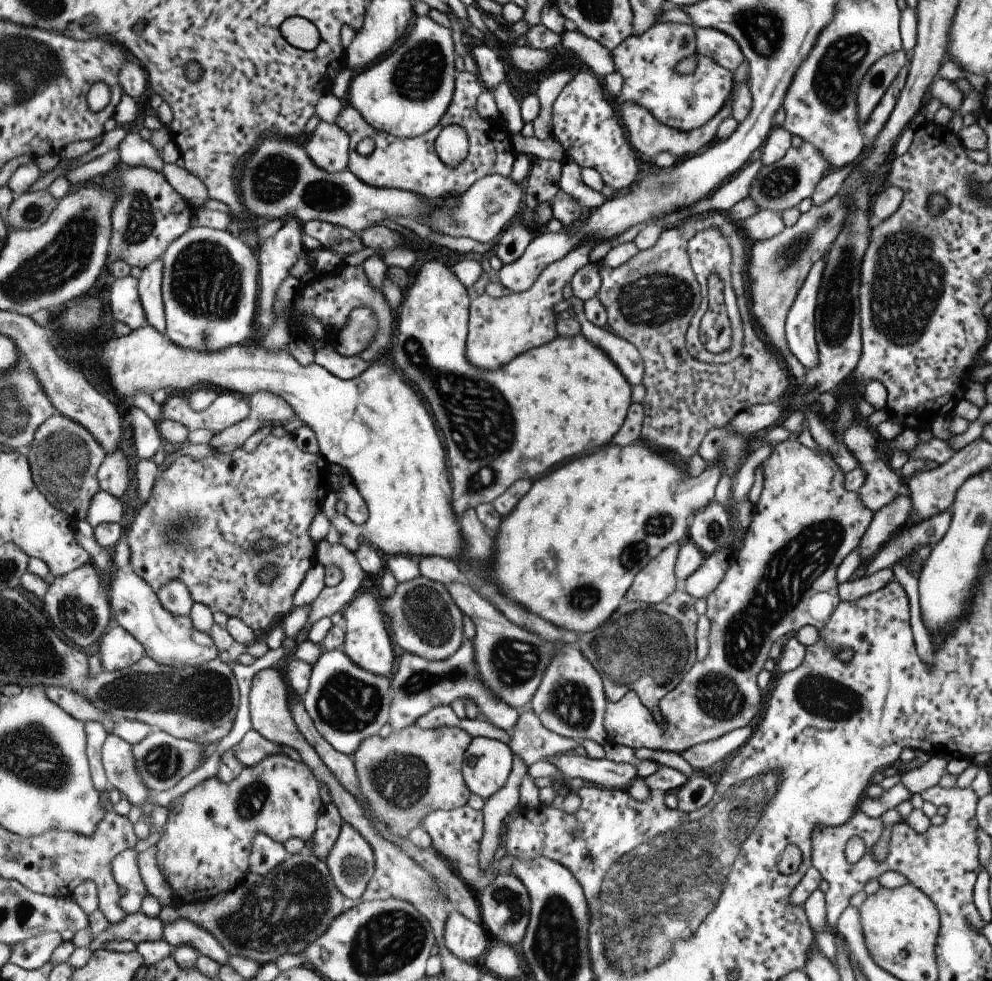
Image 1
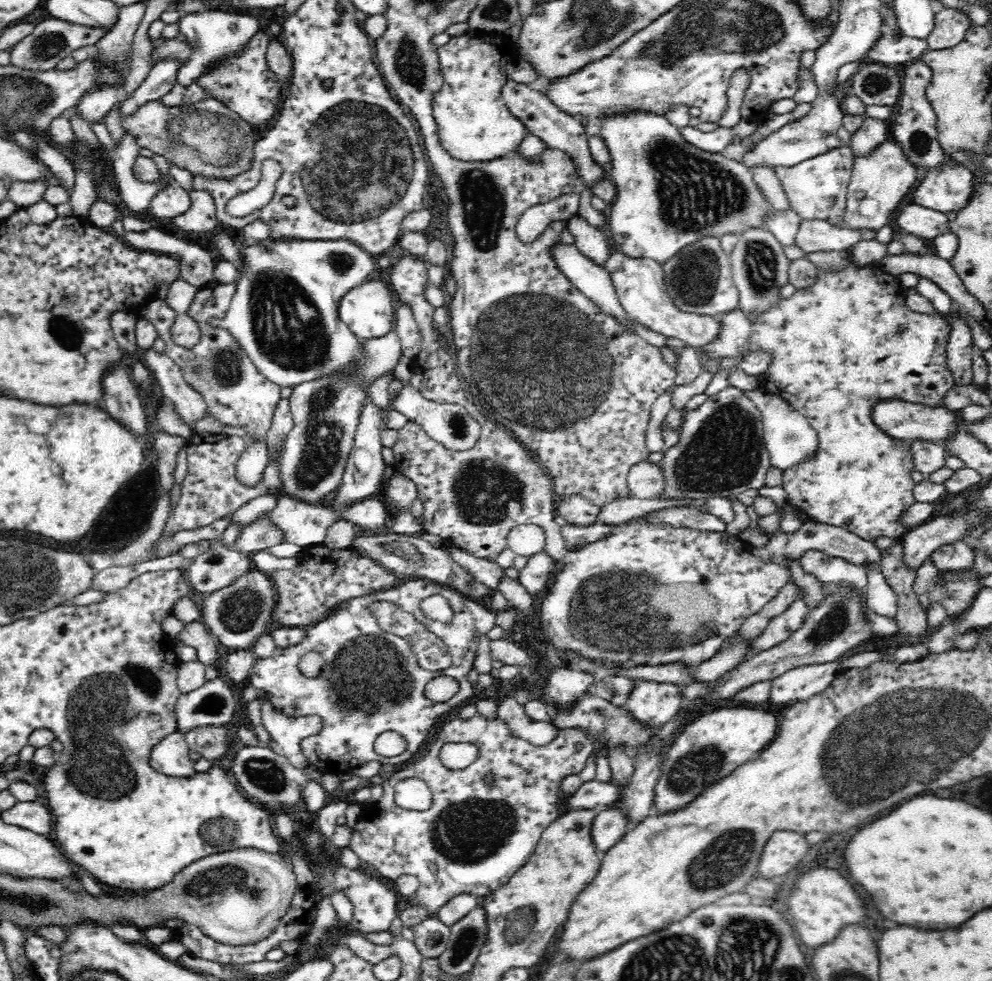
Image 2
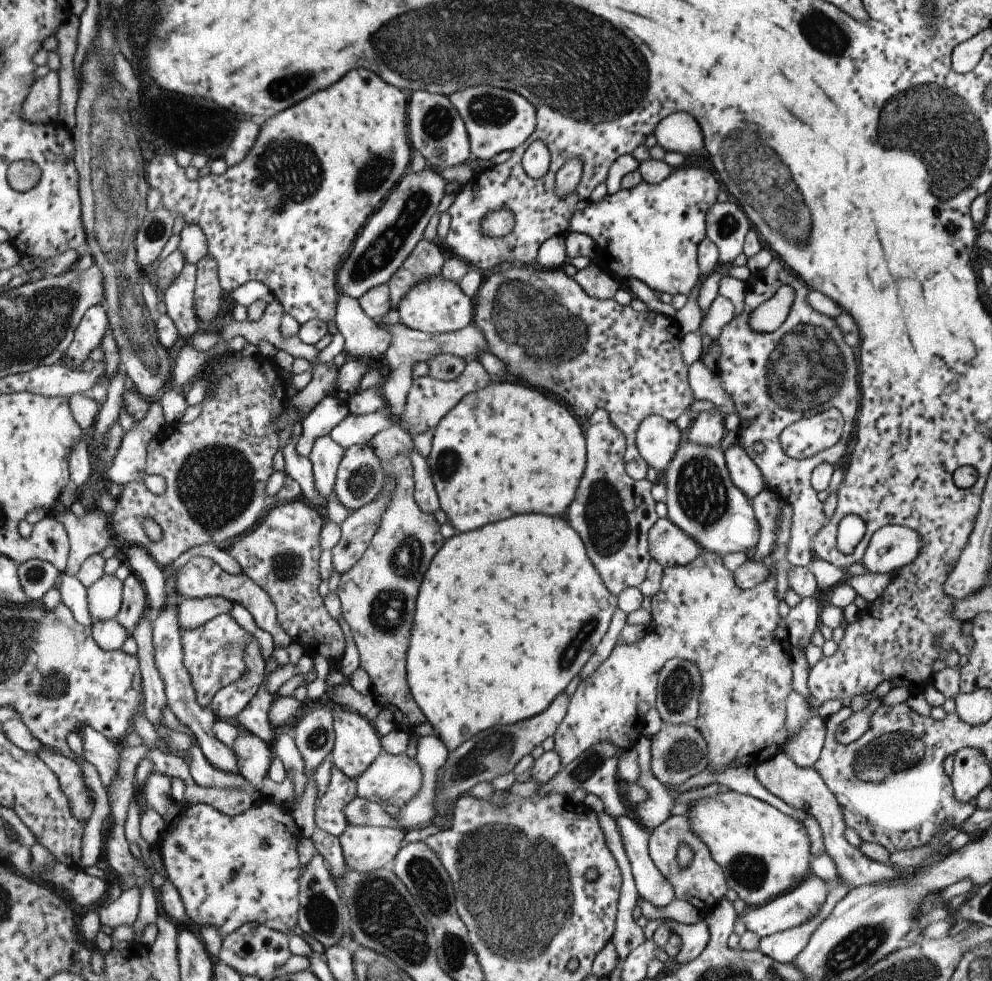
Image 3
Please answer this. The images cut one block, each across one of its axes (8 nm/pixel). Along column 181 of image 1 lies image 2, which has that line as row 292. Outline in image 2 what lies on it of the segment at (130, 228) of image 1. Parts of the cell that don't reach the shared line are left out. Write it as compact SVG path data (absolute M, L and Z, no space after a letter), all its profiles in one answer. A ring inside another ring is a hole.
M234 278L232 282L220 282L214 280L208 286L196 290L190 306L188 306L188 316L198 322L202 336L200 342L194 348L184 348L178 346L172 340L172 324L176 320L176 310L170 310L164 300L152 300L142 312L142 318L148 318L156 328L158 328L158 336L162 336L162 340L166 342L164 348L164 356L168 356L176 366L182 368L182 376L186 380L188 386L192 386L192 390L196 390L202 400L208 406L208 412L212 412L220 422L224 422L226 426L244 426L246 428L246 436L256 436L256 444L250 448L246 448L246 452L242 454L240 462L238 462L238 478L242 482L246 482L248 486L258 484L258 480L262 480L262 474L270 462L270 454L266 450L266 432L272 424L272 416L278 410L278 404L282 400L282 386L268 382L268 378L258 370L258 366L252 364L252 360L248 358L246 350L240 346L240 342L234 338L234 334L226 328L212 328L208 324L210 318L226 318L228 310L232 306L232 298L238 290L238 278Z

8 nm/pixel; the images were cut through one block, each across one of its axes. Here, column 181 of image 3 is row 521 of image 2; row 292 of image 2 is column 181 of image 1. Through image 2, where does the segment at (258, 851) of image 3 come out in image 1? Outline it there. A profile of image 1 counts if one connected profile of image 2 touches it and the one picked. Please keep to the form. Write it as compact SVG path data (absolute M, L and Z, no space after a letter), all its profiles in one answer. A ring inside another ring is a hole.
M285 754L265 758L259 766L245 768L241 776L229 784L223 782L219 776L201 782L199 786L195 786L195 790L179 796L167 808L169 822L161 830L161 840L155 844L159 850L157 860L161 872L175 892L173 898L179 904L207 902L211 898L217 898L219 894L237 890L237 886L249 874L249 854L253 848L253 840L257 840L259 834L267 834L281 844L287 844L291 838L303 838L309 842L317 834L323 806L321 782L313 774L313 770L303 760L297 762Z

